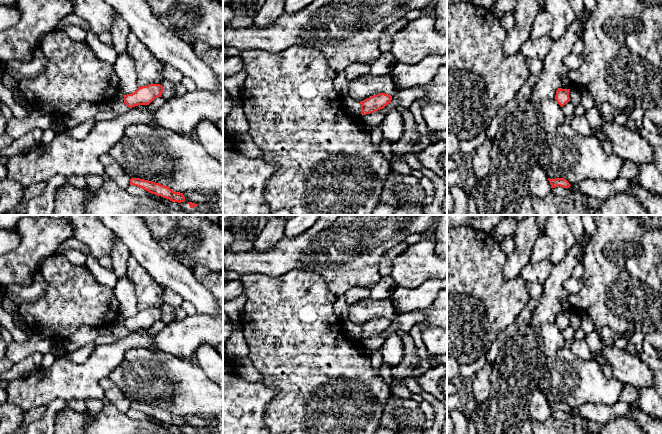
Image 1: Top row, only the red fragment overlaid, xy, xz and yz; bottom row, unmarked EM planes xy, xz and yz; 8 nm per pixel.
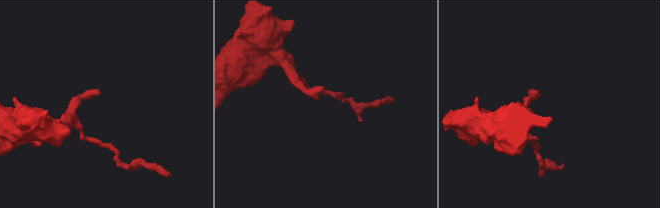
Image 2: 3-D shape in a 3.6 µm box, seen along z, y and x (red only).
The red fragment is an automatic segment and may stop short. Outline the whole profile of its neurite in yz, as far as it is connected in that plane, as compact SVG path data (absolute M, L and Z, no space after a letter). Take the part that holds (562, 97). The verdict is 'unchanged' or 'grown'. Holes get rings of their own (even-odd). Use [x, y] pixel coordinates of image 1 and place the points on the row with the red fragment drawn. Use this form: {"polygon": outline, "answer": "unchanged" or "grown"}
{"polygon": "M561 88L557 89L554 98L561 107L563 107L566 103L570 101L569 92L570 89L561 89Z", "answer": "unchanged"}

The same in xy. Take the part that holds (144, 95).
{"polygon": "M160 84L138 87L134 93L123 95L124 103L129 108L138 105L149 105L154 99L161 97L163 89L163 86Z", "answer": "unchanged"}

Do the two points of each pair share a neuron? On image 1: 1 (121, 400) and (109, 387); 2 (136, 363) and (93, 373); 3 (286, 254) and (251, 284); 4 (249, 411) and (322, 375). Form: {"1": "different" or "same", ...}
{"1": "same", "2": "different", "3": "different", "4": "different"}

